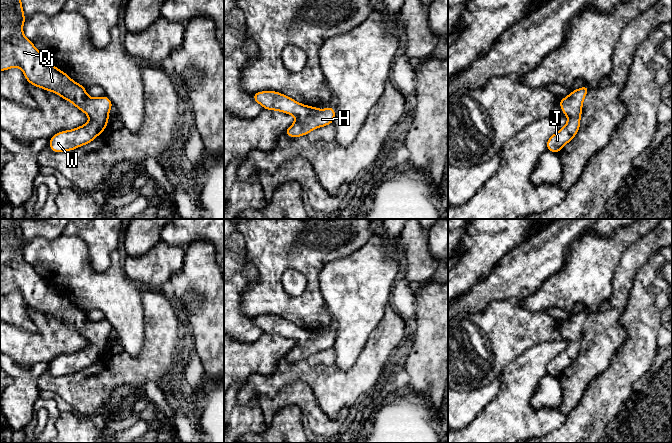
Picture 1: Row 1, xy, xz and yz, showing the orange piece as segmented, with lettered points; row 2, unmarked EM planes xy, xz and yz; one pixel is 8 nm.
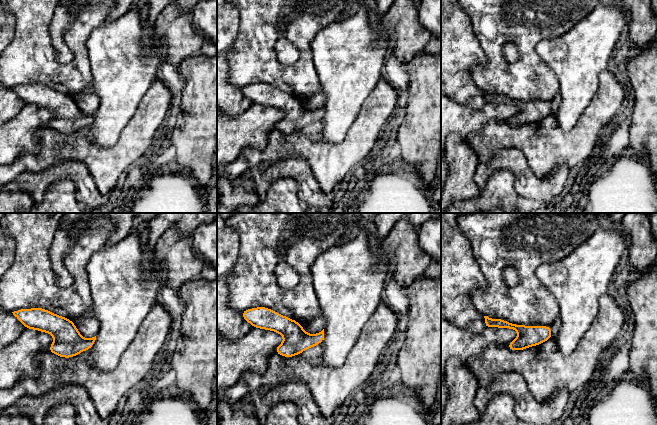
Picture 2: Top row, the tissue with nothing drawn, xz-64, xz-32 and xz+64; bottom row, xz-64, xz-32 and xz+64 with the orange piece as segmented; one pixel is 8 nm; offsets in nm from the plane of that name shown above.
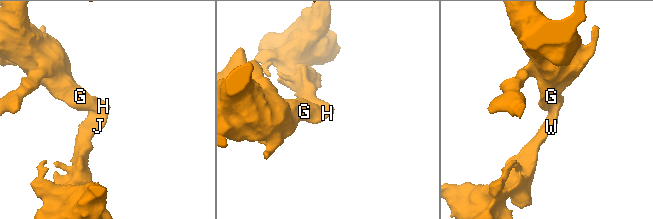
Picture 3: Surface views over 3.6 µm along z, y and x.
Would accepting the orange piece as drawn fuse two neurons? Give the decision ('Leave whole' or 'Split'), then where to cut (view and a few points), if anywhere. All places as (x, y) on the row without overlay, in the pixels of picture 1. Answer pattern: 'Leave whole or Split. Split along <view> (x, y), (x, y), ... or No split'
Leave whole. No split

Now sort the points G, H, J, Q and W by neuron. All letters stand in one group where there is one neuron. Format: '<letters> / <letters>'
G H J Q W

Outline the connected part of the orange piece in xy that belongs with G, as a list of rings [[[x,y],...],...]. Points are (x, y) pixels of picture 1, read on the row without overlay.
[[[0,219],[0,295],[5,295],[13,291],[19,291],[24,297],[25,303],[28,305],[28,307],[58,318],[60,321],[71,326],[80,335],[83,335],[86,339],[89,340],[90,344],[88,347],[75,353],[71,353],[68,355],[60,355],[53,361],[51,361],[49,363],[49,370],[53,376],[60,377],[65,375],[71,375],[92,366],[107,351],[109,335],[113,330],[112,325],[106,319],[99,322],[92,322],[88,320],[86,317],[86,312],[84,310],[73,305],[62,294],[54,291],[45,282],[45,280],[37,274],[34,268],[23,258],[22,250],[25,247],[25,243],[26,242],[21,228],[21,219]]]

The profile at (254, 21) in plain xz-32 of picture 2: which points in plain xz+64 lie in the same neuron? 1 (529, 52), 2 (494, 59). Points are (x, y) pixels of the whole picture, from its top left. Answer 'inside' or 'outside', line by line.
1: inside
2: inside

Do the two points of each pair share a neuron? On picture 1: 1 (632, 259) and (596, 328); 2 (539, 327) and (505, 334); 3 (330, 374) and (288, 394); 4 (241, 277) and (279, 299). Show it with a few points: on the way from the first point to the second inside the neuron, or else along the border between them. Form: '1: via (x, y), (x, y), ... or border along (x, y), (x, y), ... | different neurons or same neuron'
1: via (624, 276), (618, 301), (611, 311) | same neuron
2: via (531, 331), (527, 334), (513, 334) | same neuron
3: border along (284, 385), (302, 381), (311, 389), (319, 405) | different neurons
4: border along (247, 259), (257, 279), (242, 291), (240, 303) | different neurons

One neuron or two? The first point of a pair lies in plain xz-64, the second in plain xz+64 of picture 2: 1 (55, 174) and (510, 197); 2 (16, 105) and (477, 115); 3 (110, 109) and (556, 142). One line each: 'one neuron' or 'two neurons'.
1: two neurons
2: two neurons
3: two neurons

